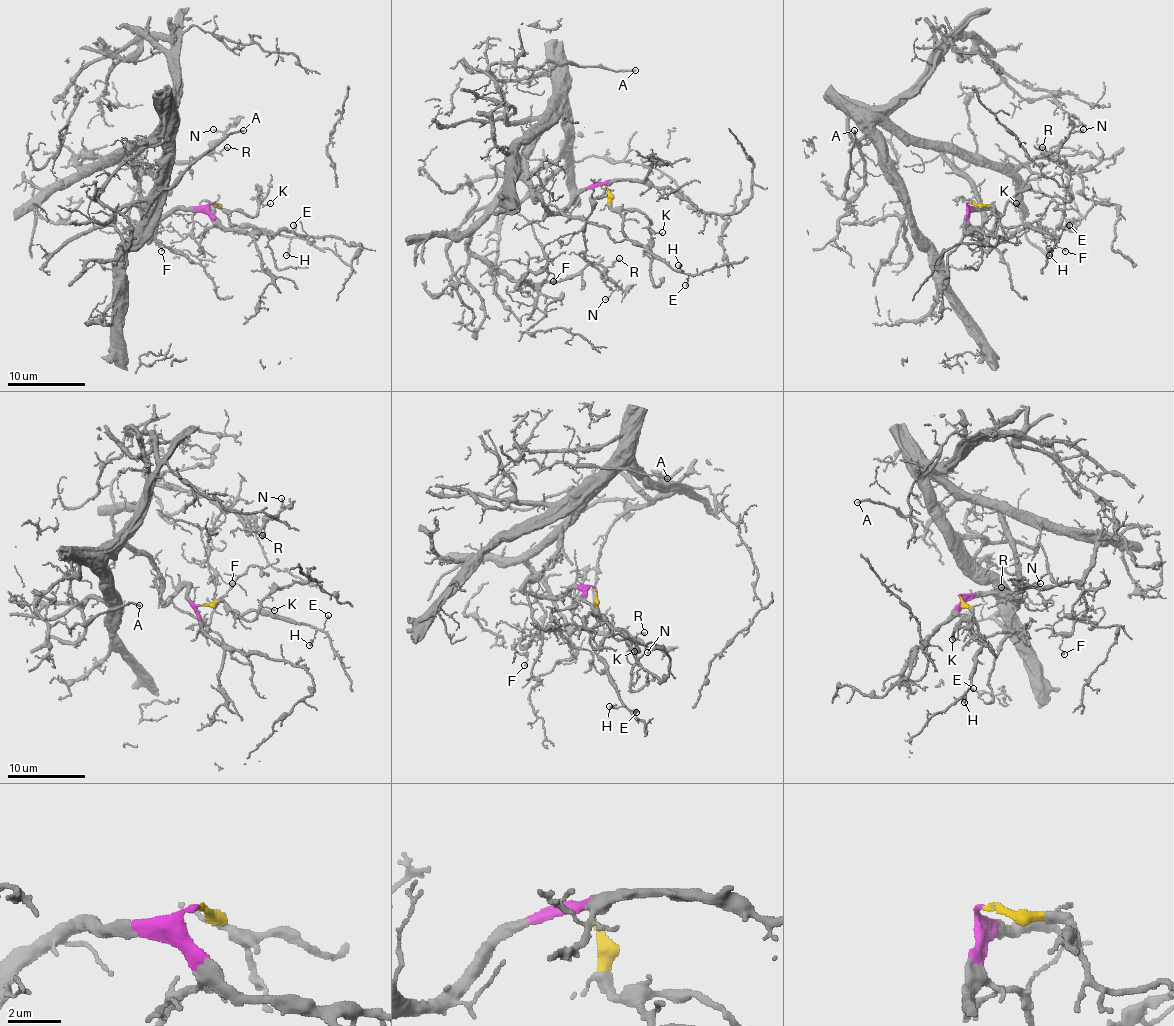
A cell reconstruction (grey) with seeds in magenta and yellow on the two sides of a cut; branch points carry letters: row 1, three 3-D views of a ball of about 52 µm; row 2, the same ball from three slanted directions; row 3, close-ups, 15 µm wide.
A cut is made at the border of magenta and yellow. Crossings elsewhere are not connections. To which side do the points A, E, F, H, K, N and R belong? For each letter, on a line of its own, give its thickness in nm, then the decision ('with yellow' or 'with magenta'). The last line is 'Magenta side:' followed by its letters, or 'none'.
A: 180 nm thick; with magenta
E: 150 nm thick; with yellow
F: 130 nm thick; with magenta
H: 160 nm thick; with yellow
K: 120 nm thick; with yellow
N: 150 nm thick; with magenta
R: 130 nm thick; with magenta
Magenta side: A, F, N, R

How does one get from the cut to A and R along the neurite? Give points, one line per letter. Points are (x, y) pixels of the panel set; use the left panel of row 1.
A: (212, 203), (177, 209), (146, 234), (132, 152), (163, 119), (97, 197), (146, 210), (243, 131)
R: (212, 203), (177, 209), (150, 238), (132, 152), (76, 160), (138, 168), (228, 146)

